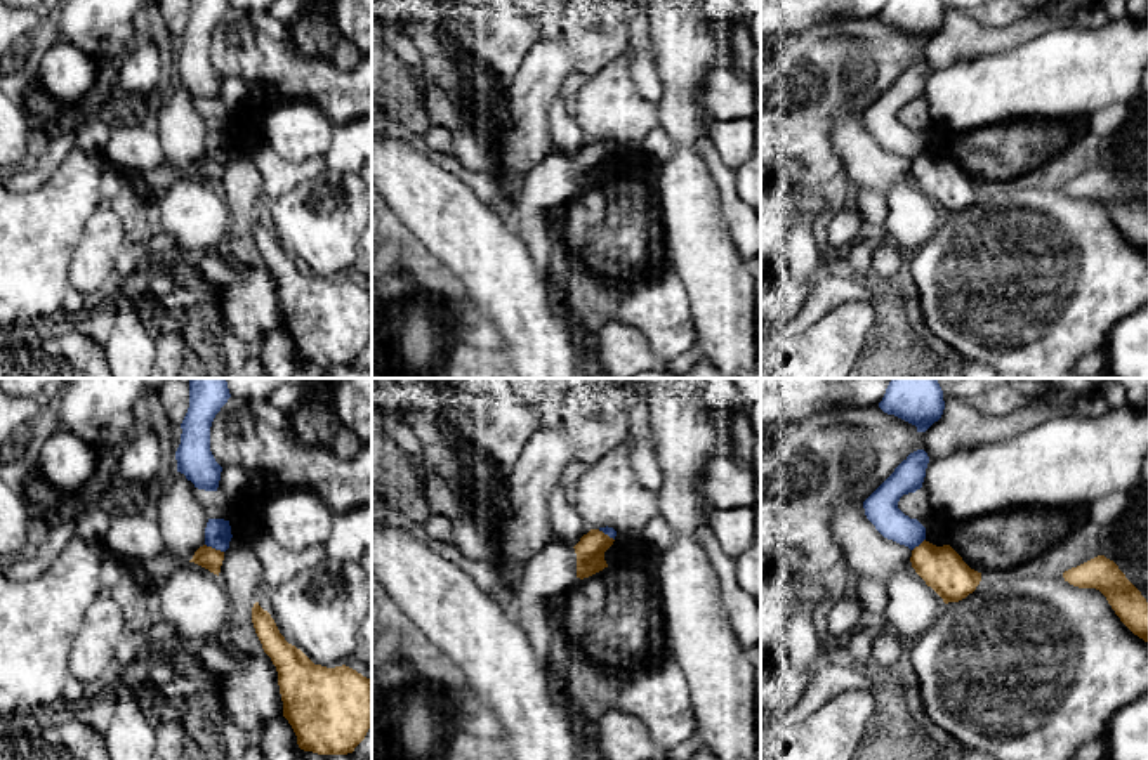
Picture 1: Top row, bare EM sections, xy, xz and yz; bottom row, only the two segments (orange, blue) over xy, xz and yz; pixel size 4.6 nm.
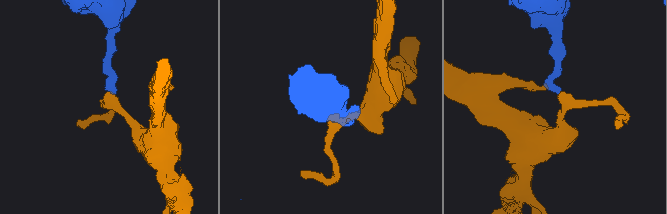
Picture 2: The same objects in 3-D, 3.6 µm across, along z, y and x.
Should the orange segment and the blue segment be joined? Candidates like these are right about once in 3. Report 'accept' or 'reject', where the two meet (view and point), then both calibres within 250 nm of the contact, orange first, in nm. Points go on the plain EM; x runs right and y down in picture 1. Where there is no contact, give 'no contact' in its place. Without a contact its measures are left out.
reject; meets orange in xy at (214, 160); 100 nm thick on the orange side, 130 nm on the other

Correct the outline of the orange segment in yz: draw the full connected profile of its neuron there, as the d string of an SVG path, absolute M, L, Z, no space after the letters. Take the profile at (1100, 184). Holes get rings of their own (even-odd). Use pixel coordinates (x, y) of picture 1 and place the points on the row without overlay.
M1098 167L1065 182L1063 189L1073 198L1099 201L1120 233L1148 253L1148 213L1113 172Z

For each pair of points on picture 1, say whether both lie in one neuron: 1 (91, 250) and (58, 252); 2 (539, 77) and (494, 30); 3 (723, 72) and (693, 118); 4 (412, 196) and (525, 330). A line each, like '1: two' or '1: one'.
1: two
2: two
3: two
4: one

